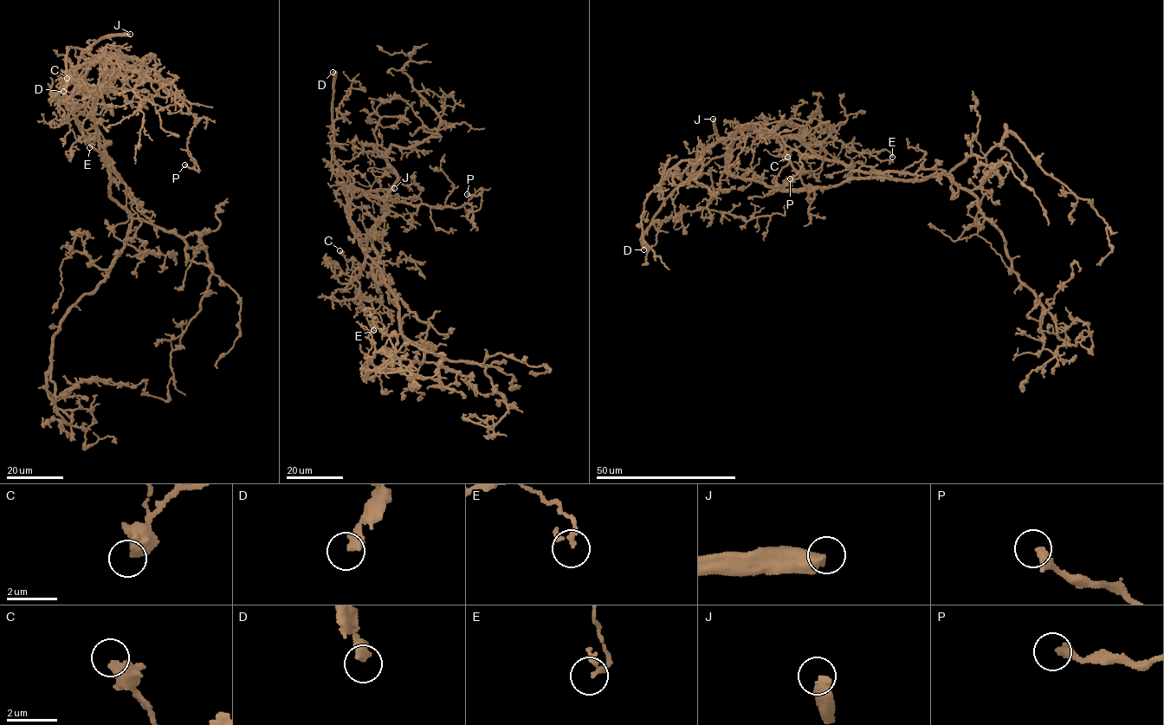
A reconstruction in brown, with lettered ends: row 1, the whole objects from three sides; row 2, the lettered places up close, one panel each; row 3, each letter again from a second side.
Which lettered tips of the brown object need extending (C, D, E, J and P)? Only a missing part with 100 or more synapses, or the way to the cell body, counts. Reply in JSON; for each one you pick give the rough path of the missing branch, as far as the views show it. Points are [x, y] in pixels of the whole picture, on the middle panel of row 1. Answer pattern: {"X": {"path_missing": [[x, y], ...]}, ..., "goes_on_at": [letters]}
{"J": {"path_missing": [[394, 188], [492, 175], [451, 225], [436, 229], [420, 250], [411, 298], [402, 303], [405, 315]]}, "goes_on_at": ["D", "J"]}

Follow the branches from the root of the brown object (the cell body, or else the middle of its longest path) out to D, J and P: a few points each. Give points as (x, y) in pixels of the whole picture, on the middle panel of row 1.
D: (392, 290), (358, 242), (345, 211), (344, 188), (352, 191), (353, 179), (333, 152), (333, 72)
J: (392, 290), (382, 281), (381, 269), (358, 242), (345, 211), (344, 188), (347, 186), (356, 197), (394, 188)
P: (392, 290), (375, 281), (372, 265), (371, 228), (386, 201), (468, 203), (468, 218), (481, 196), (467, 194)

